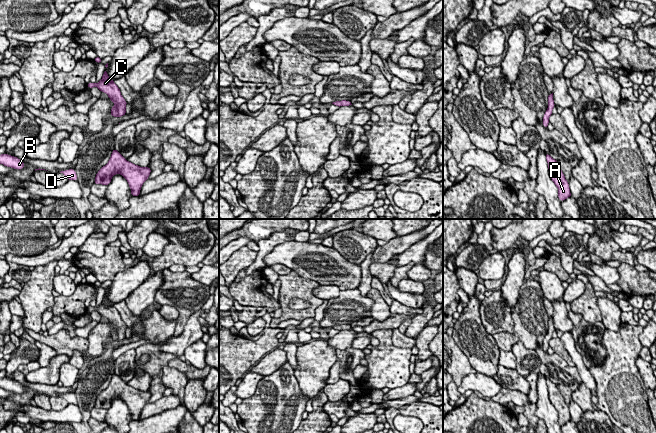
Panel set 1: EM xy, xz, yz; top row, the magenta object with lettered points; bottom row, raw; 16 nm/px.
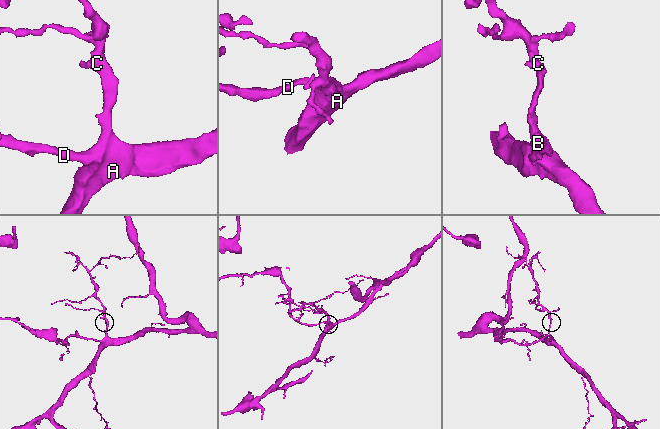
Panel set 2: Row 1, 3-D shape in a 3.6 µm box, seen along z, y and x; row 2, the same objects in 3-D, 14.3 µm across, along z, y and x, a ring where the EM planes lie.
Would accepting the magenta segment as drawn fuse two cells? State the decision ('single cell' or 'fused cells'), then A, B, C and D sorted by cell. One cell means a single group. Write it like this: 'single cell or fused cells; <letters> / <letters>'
single cell; A B C D

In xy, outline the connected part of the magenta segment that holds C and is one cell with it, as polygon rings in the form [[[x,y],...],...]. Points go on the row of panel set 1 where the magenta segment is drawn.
[[[106,71],[104,72],[102,79],[98,83],[89,82],[87,86],[90,89],[97,87],[101,92],[104,92],[108,95],[111,102],[115,104],[114,107],[111,107],[111,116],[122,117],[126,114],[127,102],[121,95],[119,87],[108,76]]]

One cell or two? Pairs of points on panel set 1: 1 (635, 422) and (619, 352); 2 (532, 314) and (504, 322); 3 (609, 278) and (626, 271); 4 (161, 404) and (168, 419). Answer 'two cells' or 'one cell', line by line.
1: one cell
2: two cells
3: two cells
4: two cells

